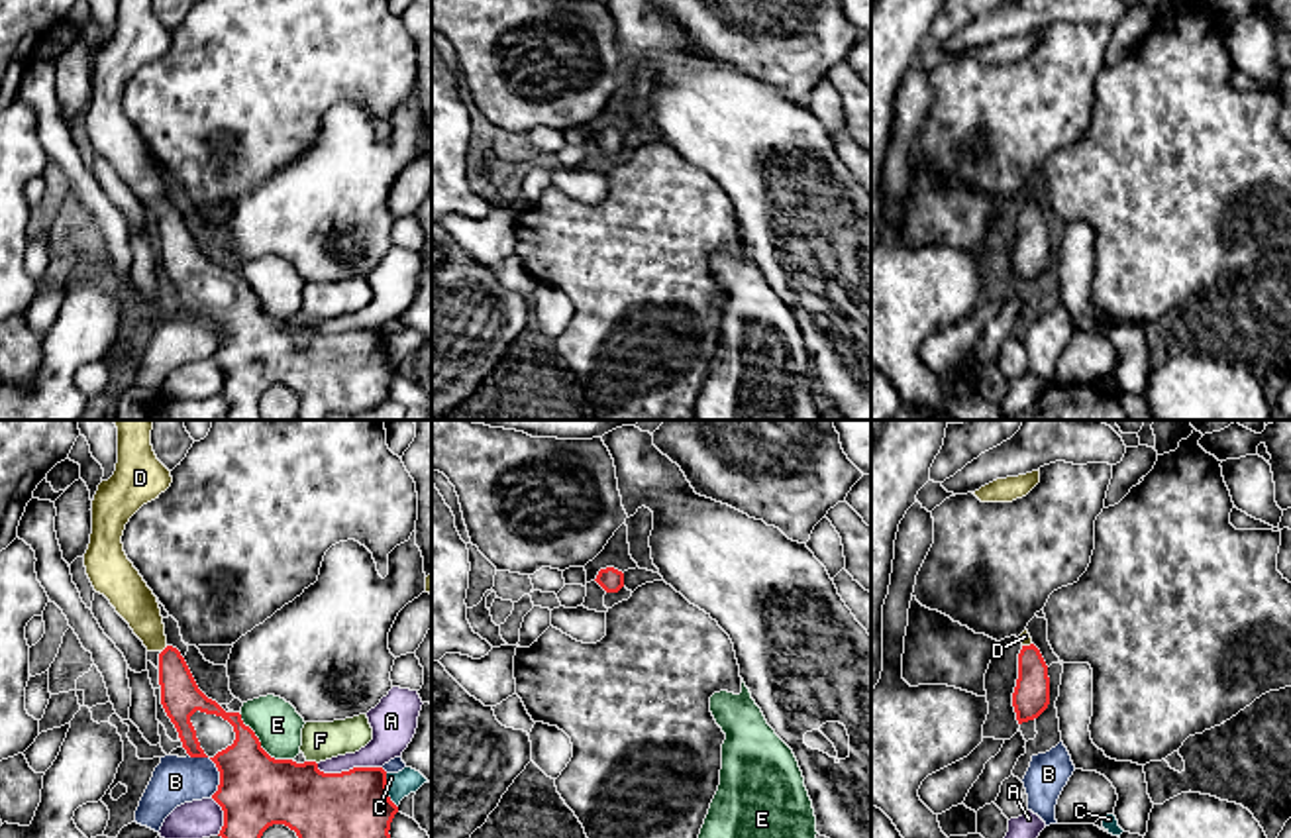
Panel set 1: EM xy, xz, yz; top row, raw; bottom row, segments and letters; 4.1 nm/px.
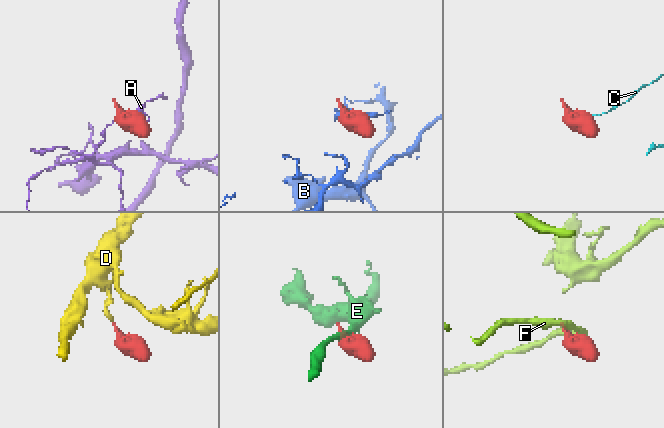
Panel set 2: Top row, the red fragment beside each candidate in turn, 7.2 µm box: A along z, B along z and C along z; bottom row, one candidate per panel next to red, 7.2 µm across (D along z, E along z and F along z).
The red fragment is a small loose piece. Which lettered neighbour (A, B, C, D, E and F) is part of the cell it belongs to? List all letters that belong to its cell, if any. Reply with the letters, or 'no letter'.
D

